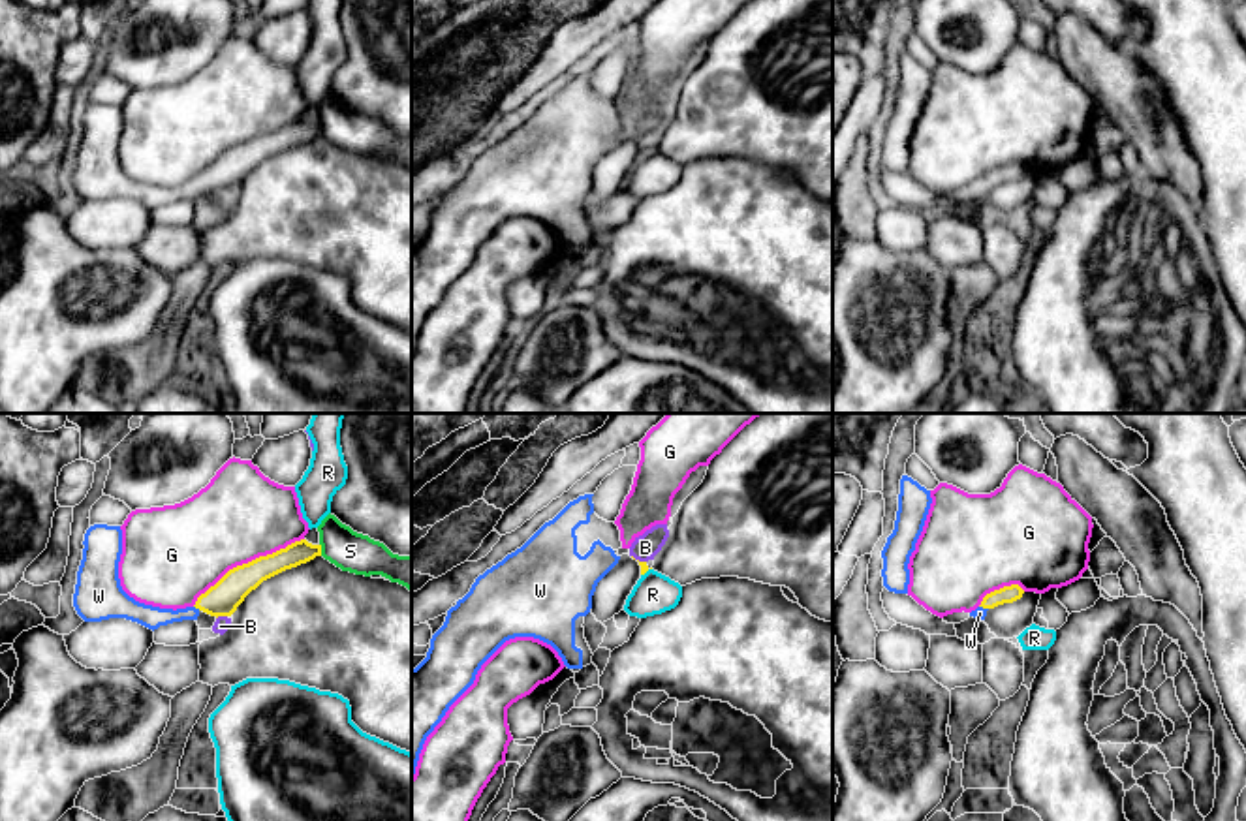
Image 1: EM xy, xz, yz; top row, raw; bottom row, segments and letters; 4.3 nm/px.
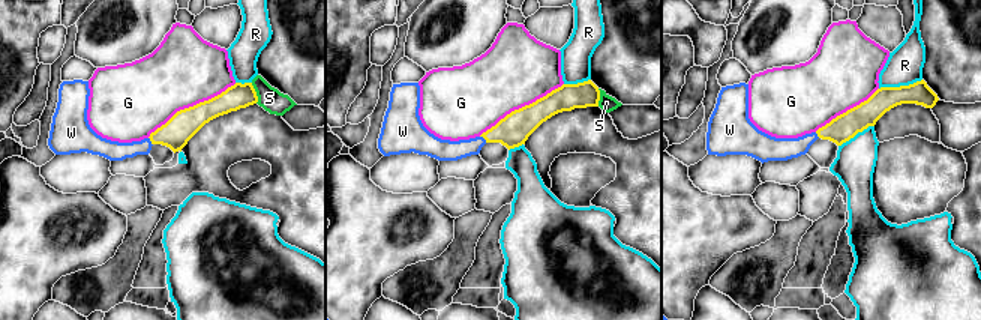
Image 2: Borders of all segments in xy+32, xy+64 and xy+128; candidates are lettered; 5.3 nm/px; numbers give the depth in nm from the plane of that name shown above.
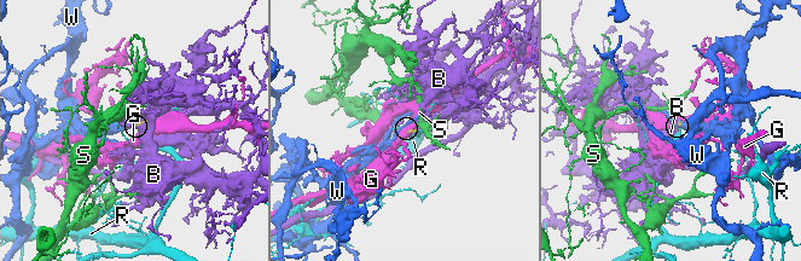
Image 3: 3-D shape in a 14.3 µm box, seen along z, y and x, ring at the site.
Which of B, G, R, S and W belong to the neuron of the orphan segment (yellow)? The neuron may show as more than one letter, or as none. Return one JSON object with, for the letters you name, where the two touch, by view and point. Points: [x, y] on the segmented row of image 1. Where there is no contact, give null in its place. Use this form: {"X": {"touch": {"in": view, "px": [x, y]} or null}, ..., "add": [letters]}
{"W": {"touch": {"in": "xy", "px": [198, 607]}}, "add": ["W"]}

